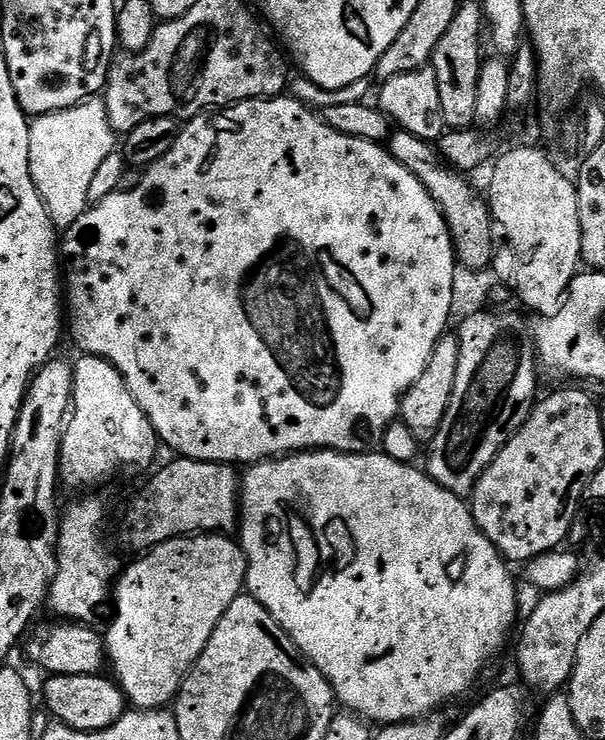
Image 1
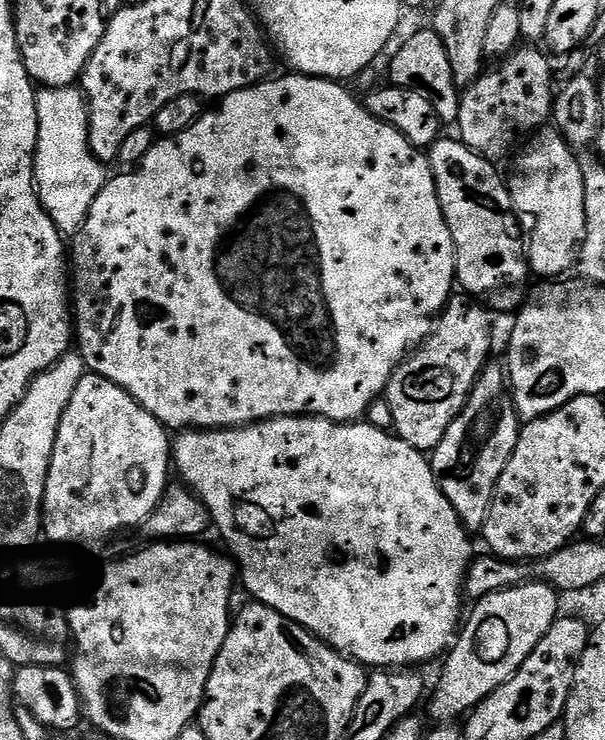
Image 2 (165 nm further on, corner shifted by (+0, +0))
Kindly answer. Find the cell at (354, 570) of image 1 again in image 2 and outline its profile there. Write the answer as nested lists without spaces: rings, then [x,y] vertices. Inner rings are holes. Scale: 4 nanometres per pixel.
[[[275,416],[273,420],[262,420],[246,424],[242,428],[219,430],[184,430],[174,440],[174,468],[180,471],[185,485],[191,488],[208,507],[208,515],[214,528],[224,535],[227,551],[238,565],[238,576],[244,580],[244,588],[253,601],[278,610],[307,632],[317,636],[323,644],[329,644],[361,666],[372,670],[407,669],[420,666],[427,660],[443,657],[447,653],[462,624],[460,598],[469,564],[474,559],[472,544],[468,541],[469,529],[461,524],[454,506],[442,494],[440,483],[432,473],[432,465],[425,453],[410,446],[391,431],[375,428],[367,422],[339,424],[321,416]]]

